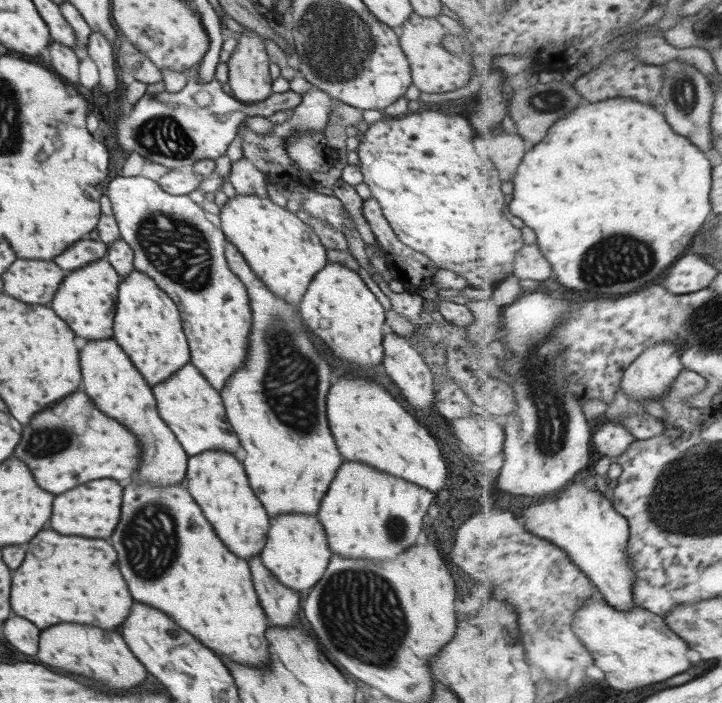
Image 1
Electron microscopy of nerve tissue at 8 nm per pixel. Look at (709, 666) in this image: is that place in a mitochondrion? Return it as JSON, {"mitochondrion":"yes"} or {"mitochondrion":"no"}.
{"mitochondrion":"no"}

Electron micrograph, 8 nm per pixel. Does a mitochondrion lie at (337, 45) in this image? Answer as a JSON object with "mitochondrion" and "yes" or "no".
{"mitochondrion":"yes"}

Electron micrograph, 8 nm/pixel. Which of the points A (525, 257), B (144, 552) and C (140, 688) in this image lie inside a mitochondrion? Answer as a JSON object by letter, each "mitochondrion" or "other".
{"A":"other","B":"mitochondrion","C":"other"}

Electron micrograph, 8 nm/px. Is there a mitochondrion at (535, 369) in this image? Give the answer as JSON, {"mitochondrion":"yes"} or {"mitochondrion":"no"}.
{"mitochondrion":"yes"}

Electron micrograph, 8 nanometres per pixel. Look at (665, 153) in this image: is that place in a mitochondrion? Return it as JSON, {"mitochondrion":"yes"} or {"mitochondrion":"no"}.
{"mitochondrion":"no"}

